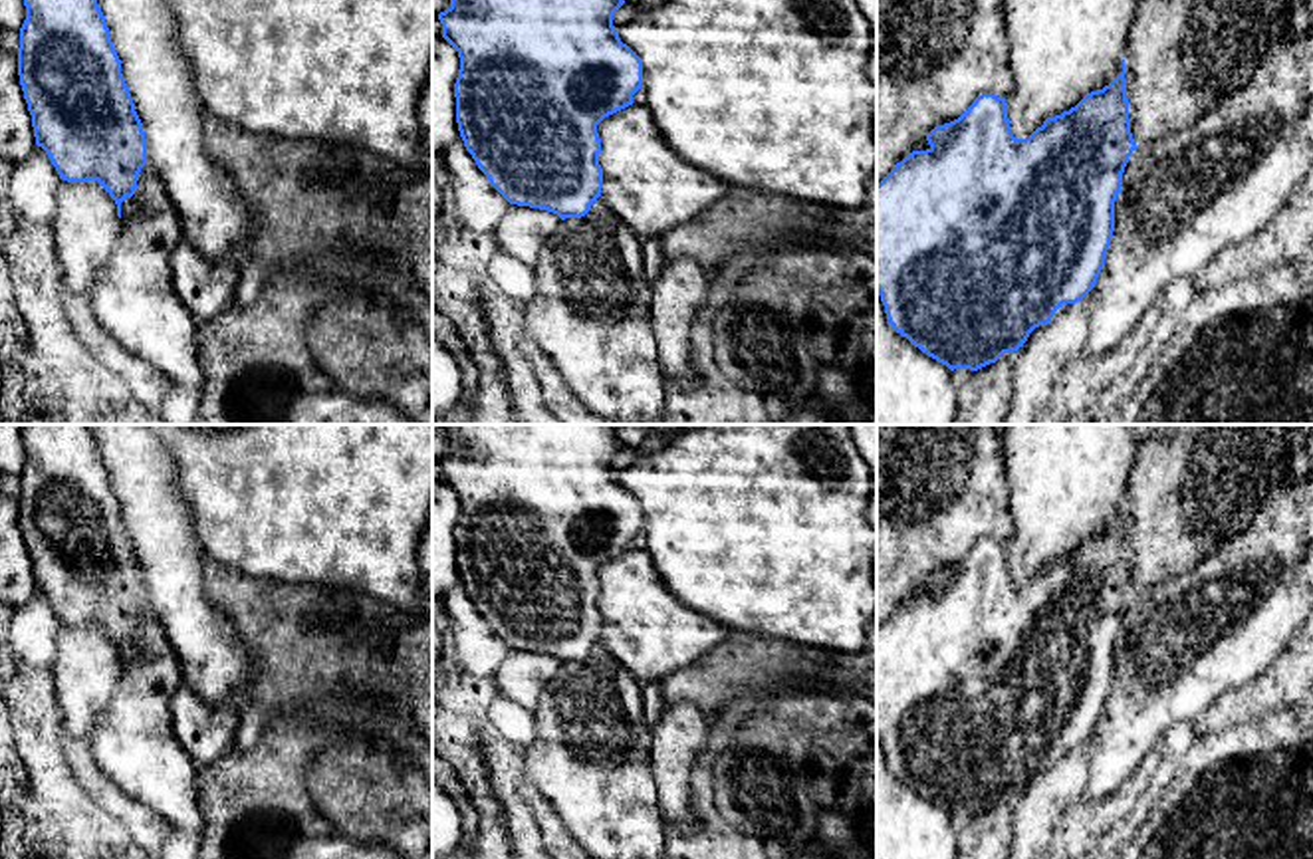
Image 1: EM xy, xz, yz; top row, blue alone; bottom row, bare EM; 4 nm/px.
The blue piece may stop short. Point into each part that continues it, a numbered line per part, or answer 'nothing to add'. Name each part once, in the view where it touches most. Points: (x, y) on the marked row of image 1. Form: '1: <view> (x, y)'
nothing to add

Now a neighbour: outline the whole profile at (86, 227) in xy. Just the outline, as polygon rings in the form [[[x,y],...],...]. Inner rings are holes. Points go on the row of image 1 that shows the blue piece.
[[[60,179],[52,222],[63,284],[91,298],[97,274],[109,266],[119,242],[117,204],[97,183]]]

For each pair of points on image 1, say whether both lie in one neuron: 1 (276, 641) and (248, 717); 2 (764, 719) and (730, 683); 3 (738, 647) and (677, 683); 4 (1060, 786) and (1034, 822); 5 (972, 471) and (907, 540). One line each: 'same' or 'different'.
1: different
2: different
3: same
4: same
5: same

